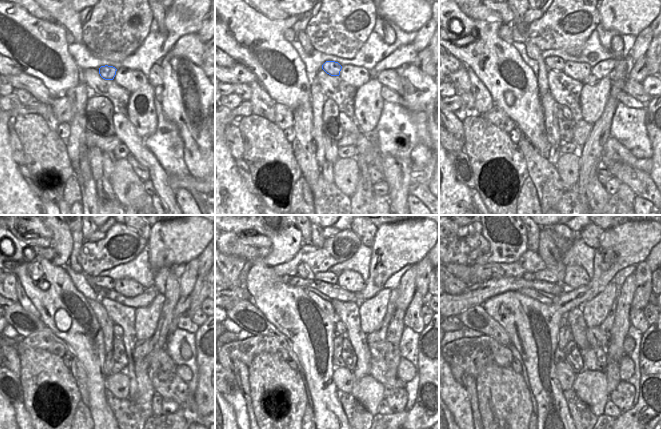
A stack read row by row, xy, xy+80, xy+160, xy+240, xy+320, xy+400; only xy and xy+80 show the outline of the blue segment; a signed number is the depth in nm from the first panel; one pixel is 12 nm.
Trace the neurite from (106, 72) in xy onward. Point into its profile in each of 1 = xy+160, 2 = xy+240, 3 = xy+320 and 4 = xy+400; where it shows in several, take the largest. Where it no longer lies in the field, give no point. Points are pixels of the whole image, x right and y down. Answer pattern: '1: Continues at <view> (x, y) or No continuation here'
1: Continues at xy+160 (553, 63)
2: Continues at xy+240 (103, 282)
3: Continues at xy+320 (328, 276)
4: Continues at xy+400 (546, 275).

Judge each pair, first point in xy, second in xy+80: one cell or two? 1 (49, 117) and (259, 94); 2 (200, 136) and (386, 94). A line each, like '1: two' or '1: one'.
1: one
2: two

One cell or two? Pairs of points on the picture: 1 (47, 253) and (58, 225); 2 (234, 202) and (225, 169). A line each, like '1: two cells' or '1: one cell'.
1: two cells
2: one cell

